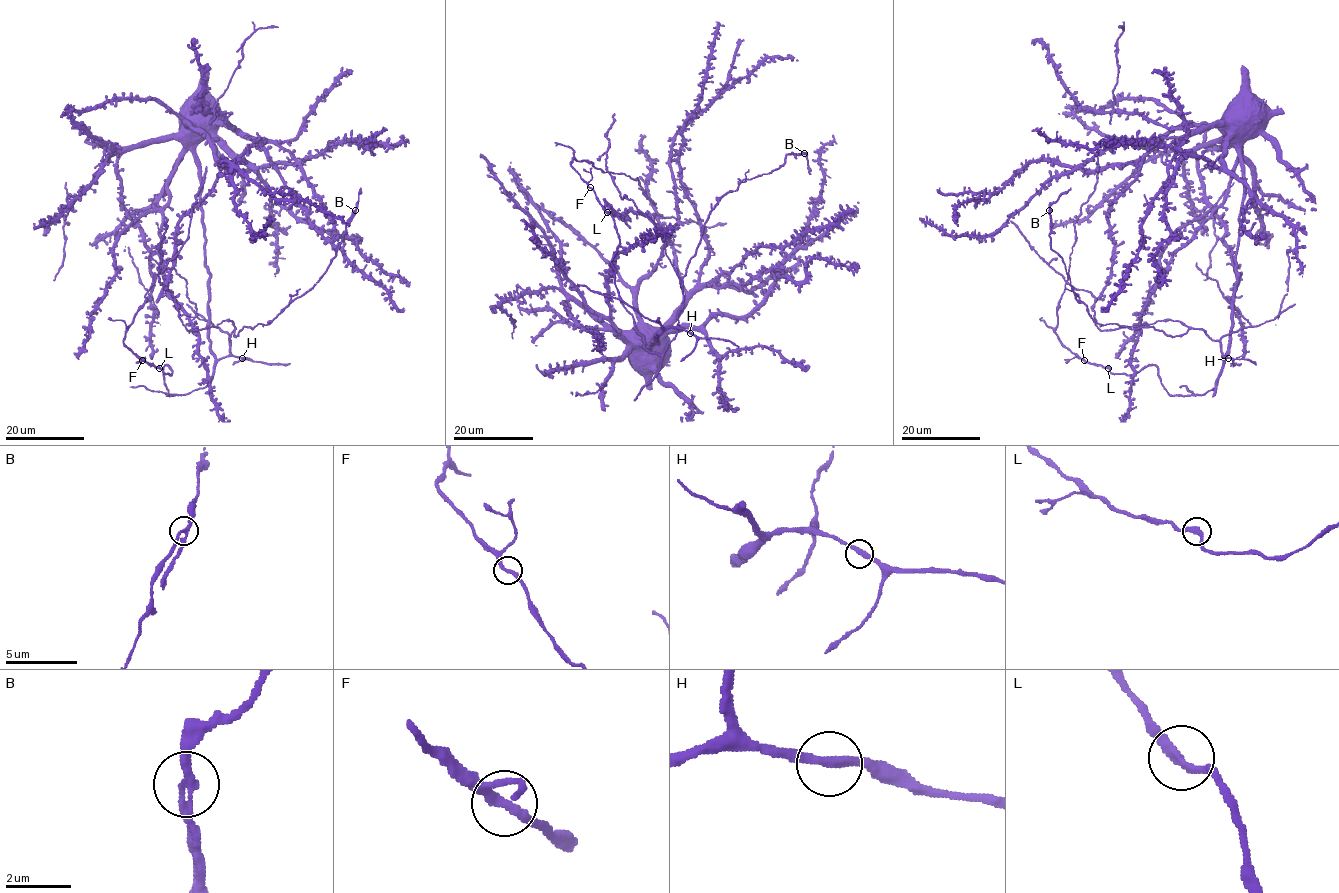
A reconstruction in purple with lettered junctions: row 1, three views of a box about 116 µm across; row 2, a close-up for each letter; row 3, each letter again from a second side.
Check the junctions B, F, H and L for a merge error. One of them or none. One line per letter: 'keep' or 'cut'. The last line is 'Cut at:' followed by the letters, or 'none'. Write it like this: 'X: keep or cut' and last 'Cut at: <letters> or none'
B: cut
F: keep
H: keep
L: keep
Cut at: B

